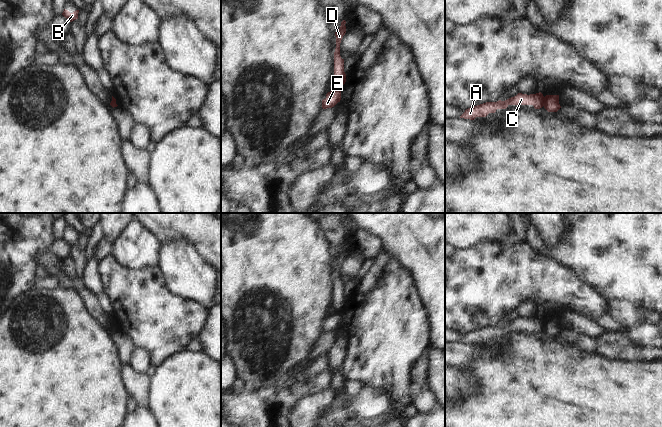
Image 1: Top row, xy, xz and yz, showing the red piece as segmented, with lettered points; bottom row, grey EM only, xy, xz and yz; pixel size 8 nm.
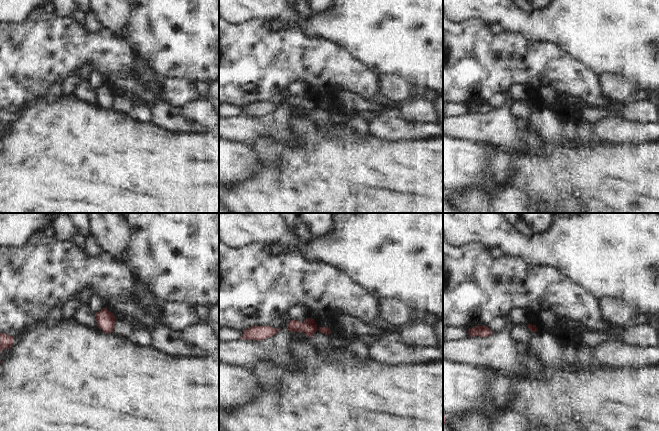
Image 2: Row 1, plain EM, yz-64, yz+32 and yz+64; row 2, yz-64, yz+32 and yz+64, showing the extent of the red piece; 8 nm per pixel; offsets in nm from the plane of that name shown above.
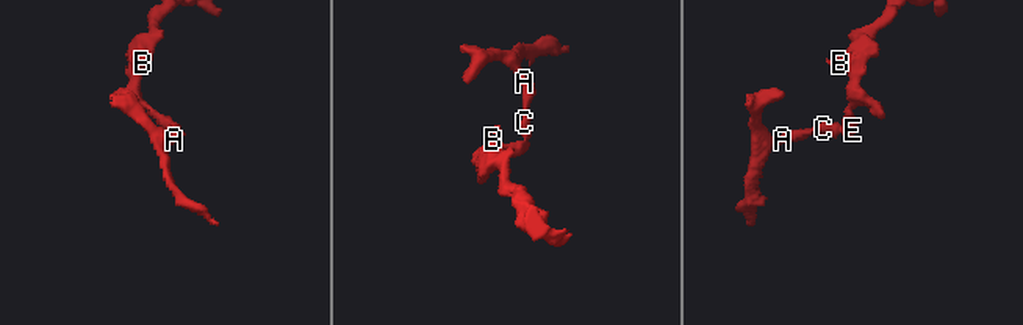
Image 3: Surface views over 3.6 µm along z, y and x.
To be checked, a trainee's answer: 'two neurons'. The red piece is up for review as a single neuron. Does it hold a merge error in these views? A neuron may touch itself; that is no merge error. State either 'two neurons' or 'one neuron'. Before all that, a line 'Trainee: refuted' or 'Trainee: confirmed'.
Trainee: confirmed
two neurons

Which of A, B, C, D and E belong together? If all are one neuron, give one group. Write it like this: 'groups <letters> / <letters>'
groups A C D / B E

